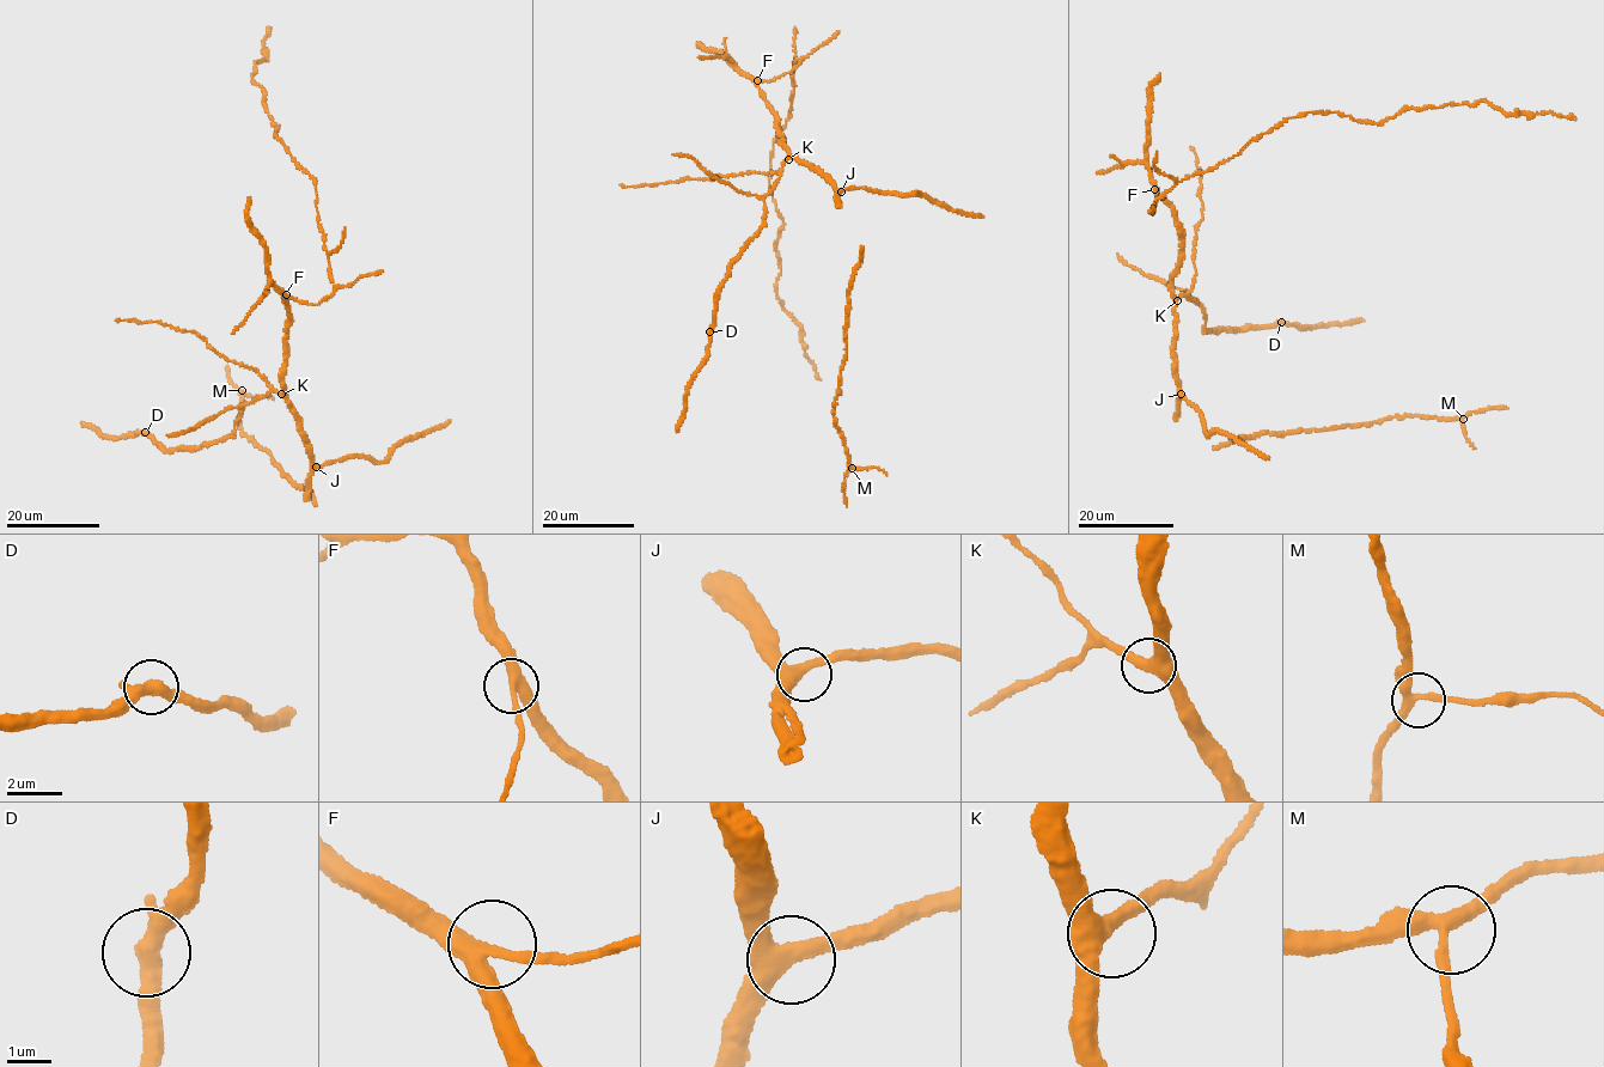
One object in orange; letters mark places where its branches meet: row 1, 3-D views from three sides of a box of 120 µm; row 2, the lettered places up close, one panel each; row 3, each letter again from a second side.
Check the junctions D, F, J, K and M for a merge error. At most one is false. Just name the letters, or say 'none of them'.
none of them

